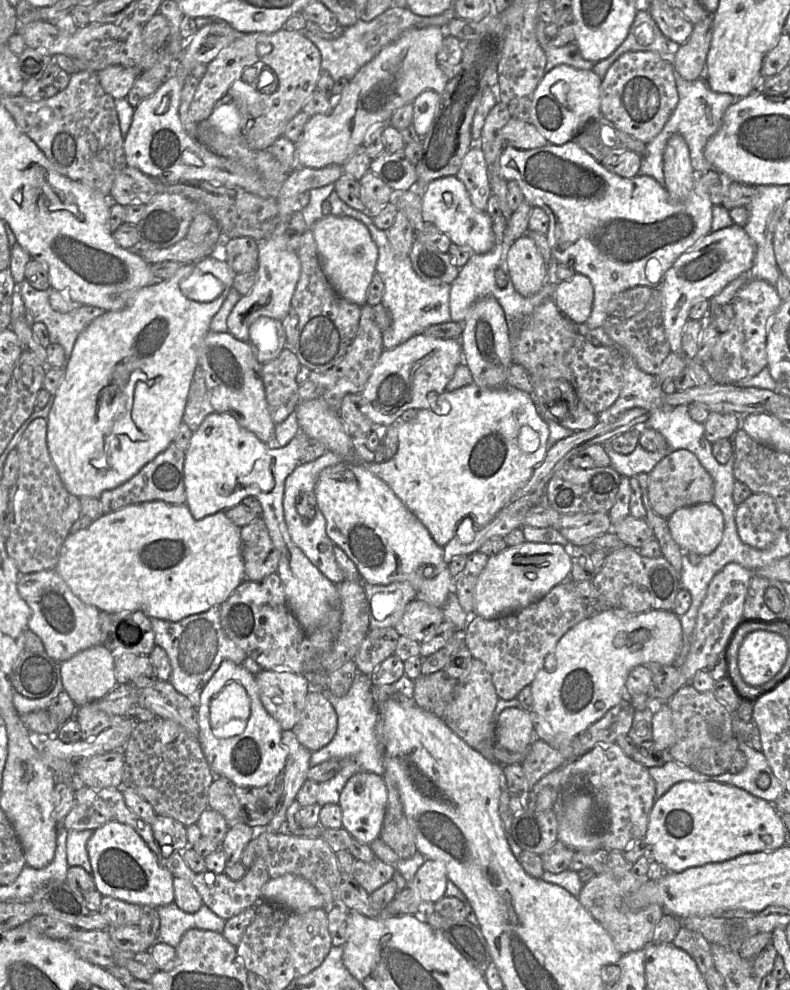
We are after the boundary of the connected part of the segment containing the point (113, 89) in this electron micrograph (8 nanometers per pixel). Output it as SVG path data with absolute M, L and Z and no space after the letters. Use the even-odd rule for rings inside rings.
M109 65L97 72L103 90L114 99L126 98L140 72L132 67Z

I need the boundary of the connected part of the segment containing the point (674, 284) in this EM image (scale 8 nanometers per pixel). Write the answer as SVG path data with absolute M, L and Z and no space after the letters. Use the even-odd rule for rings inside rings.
M733 224L707 234L676 259L658 287L663 300L663 322L671 353L680 353L691 307L699 300L710 300L739 276L750 274L754 257L754 244L744 227Z

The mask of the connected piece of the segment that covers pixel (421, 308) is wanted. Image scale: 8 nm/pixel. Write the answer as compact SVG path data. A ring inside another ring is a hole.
M334 190L330 196L330 214L334 216L349 216L362 222L371 234L378 248L378 260L376 273L384 284L381 303L390 312L392 324L382 331L383 348L390 350L406 342L411 337L422 334L424 330L432 325L451 322L450 318L450 289L451 285L434 285L421 279L414 271L410 257L397 255L388 240L387 231L380 230L373 222L372 215L368 212L360 212L349 207Z

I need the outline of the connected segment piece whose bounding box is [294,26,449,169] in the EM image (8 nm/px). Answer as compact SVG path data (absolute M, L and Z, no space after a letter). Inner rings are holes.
M437 26L410 29L395 42L382 48L372 60L362 66L348 81L341 95L334 100L331 110L325 114L313 115L306 123L302 138L294 143L298 167L320 169L332 164L343 166L356 149L363 145L368 133L374 127L385 127L398 108L413 102L425 90L432 90L441 95L449 81L436 59L447 35L444 29Z

